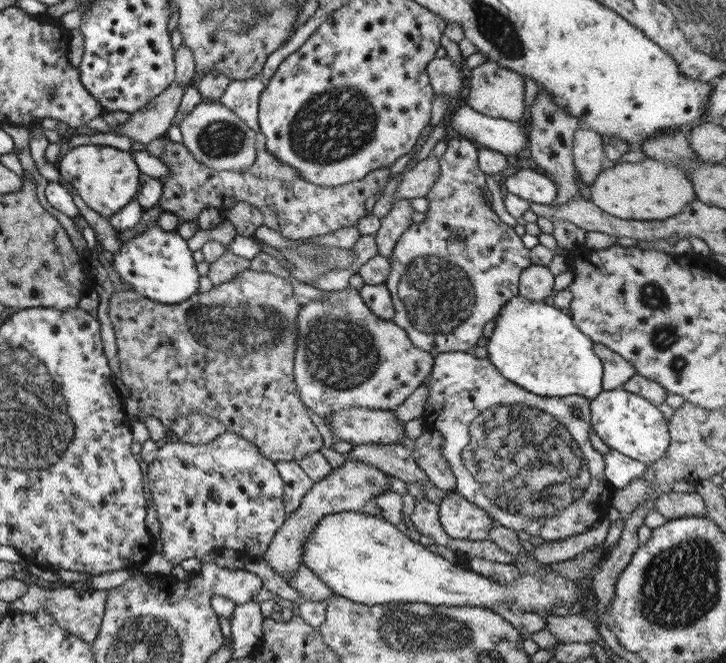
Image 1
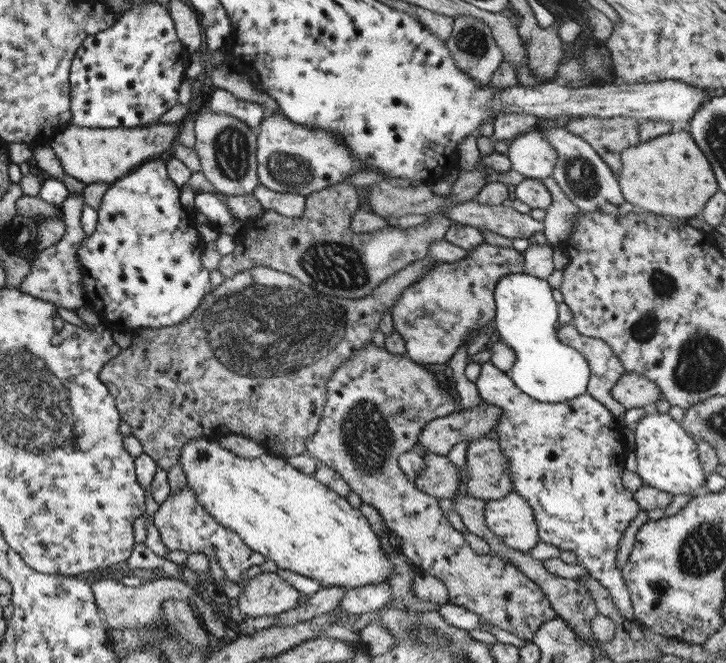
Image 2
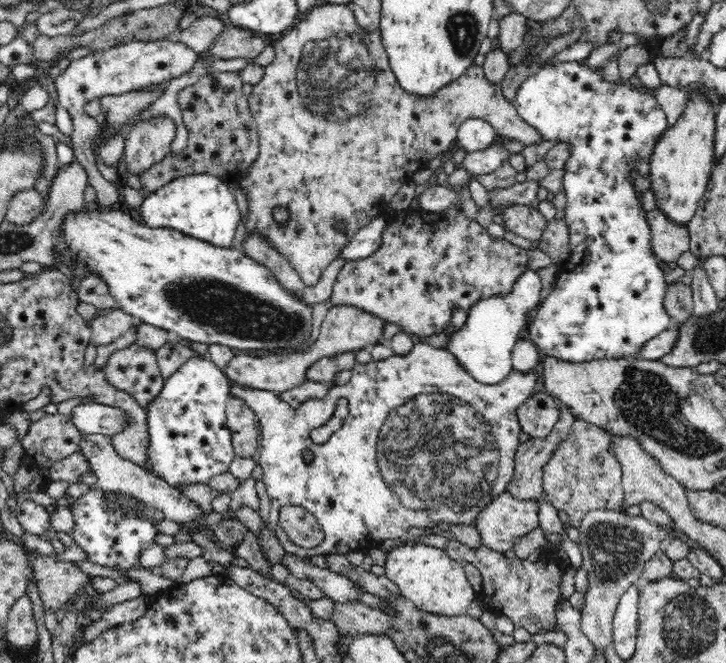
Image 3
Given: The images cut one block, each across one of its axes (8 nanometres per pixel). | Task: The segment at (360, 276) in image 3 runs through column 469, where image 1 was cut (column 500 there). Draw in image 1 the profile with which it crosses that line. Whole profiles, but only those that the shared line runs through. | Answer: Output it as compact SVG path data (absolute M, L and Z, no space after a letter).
M459 134L449 135L447 138L447 147L439 157L439 173L437 173L437 179L433 181L433 185L429 187L429 191L425 194L425 200L427 201L427 211L424 212L425 219L423 219L422 222L409 225L407 230L401 233L401 237L395 241L393 250L388 256L390 269L384 286L390 295L394 309L394 316L392 317L393 324L399 326L406 333L412 346L431 353L432 355L443 352L467 353L473 346L478 345L487 322L493 321L493 318L498 316L500 309L504 305L507 305L509 300L512 300L518 294L518 279L522 274L522 270L532 265L531 259L529 258L530 250L523 247L523 243L521 243L521 239L519 239L520 237L510 226L503 223L497 215L495 215L490 205L485 203L485 197L483 197L483 190L486 190L485 173L481 172L479 166L477 166L477 151L479 151L479 147L476 147L471 140L459 136Z

